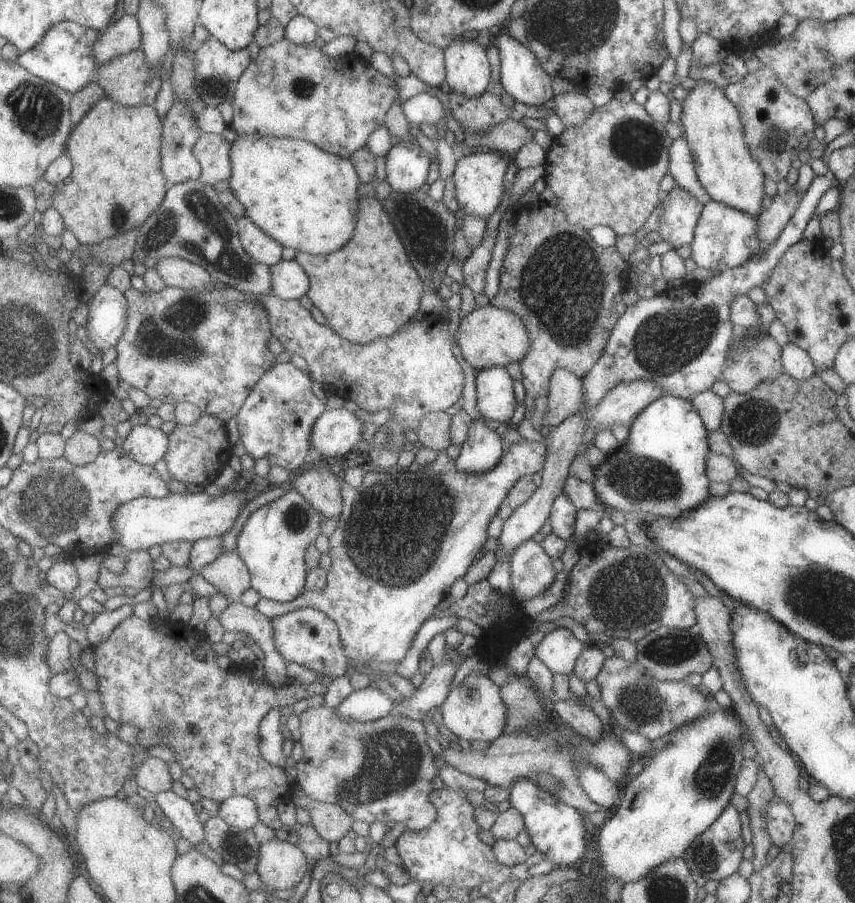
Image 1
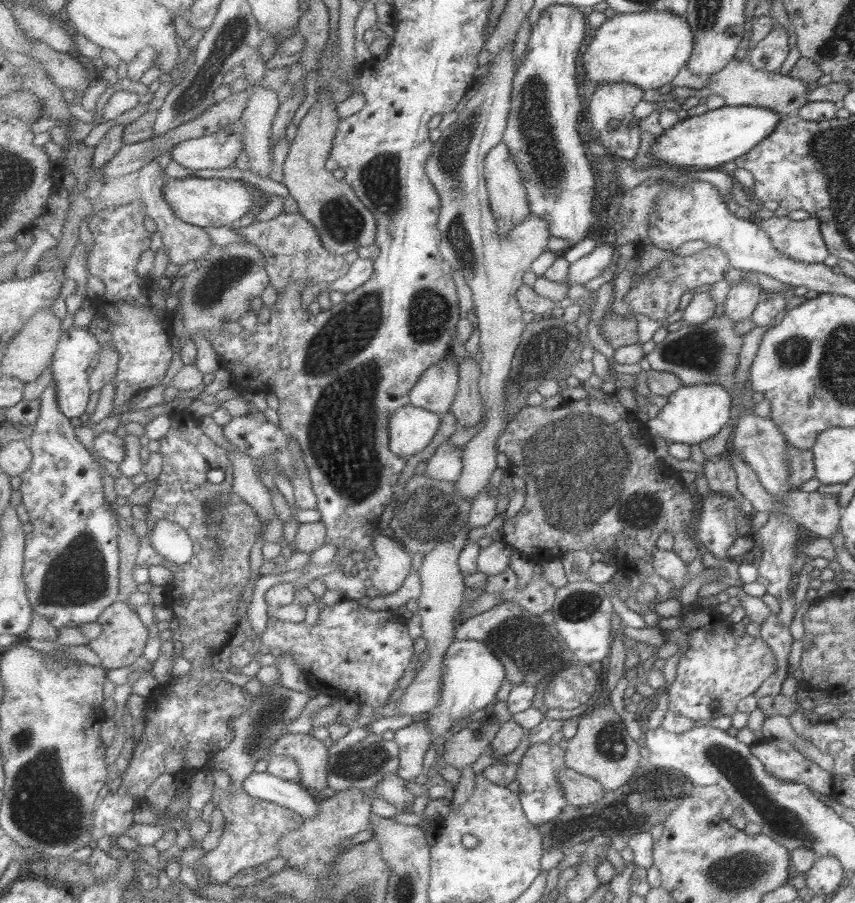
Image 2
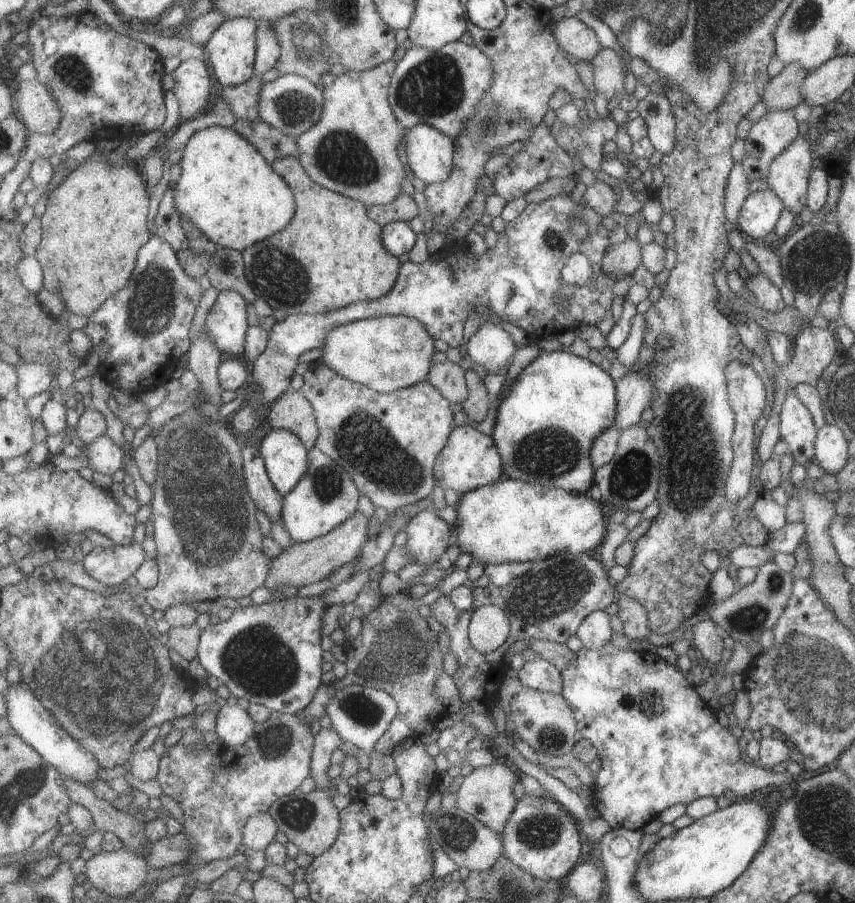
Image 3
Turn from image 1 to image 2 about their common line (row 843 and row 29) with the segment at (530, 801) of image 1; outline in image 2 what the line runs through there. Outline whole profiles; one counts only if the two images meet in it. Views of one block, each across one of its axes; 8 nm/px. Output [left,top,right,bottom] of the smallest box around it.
[504,4,595,247]

